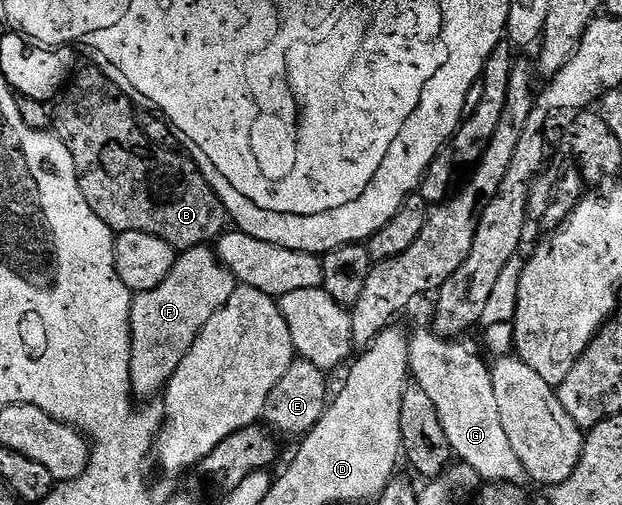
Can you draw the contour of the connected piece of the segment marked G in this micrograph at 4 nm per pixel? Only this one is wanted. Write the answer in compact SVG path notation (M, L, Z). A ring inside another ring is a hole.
M426 329L409 334L410 372L413 384L421 387L424 395L432 399L432 407L436 407L436 415L440 417L440 427L448 437L451 454L459 462L474 468L483 482L525 482L526 469L520 459L516 459L516 451L512 451L512 443L508 443L504 423L500 423L500 411L496 411L491 366L485 365L464 346L457 345L457 340Z

